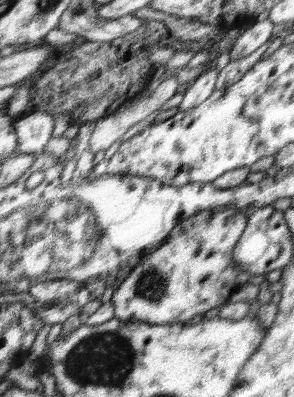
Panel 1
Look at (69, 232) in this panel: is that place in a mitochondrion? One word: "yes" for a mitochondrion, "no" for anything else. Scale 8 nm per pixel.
yes

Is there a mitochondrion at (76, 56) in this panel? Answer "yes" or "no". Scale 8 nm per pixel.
no

